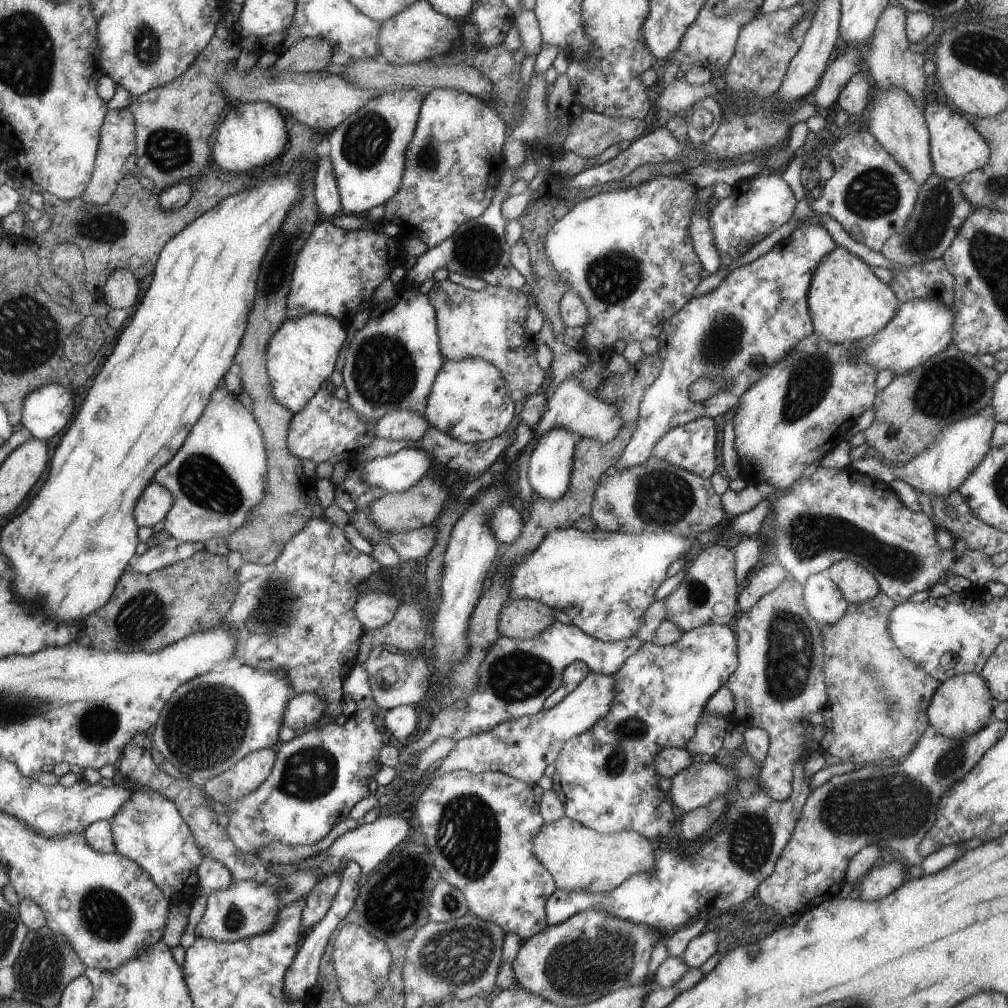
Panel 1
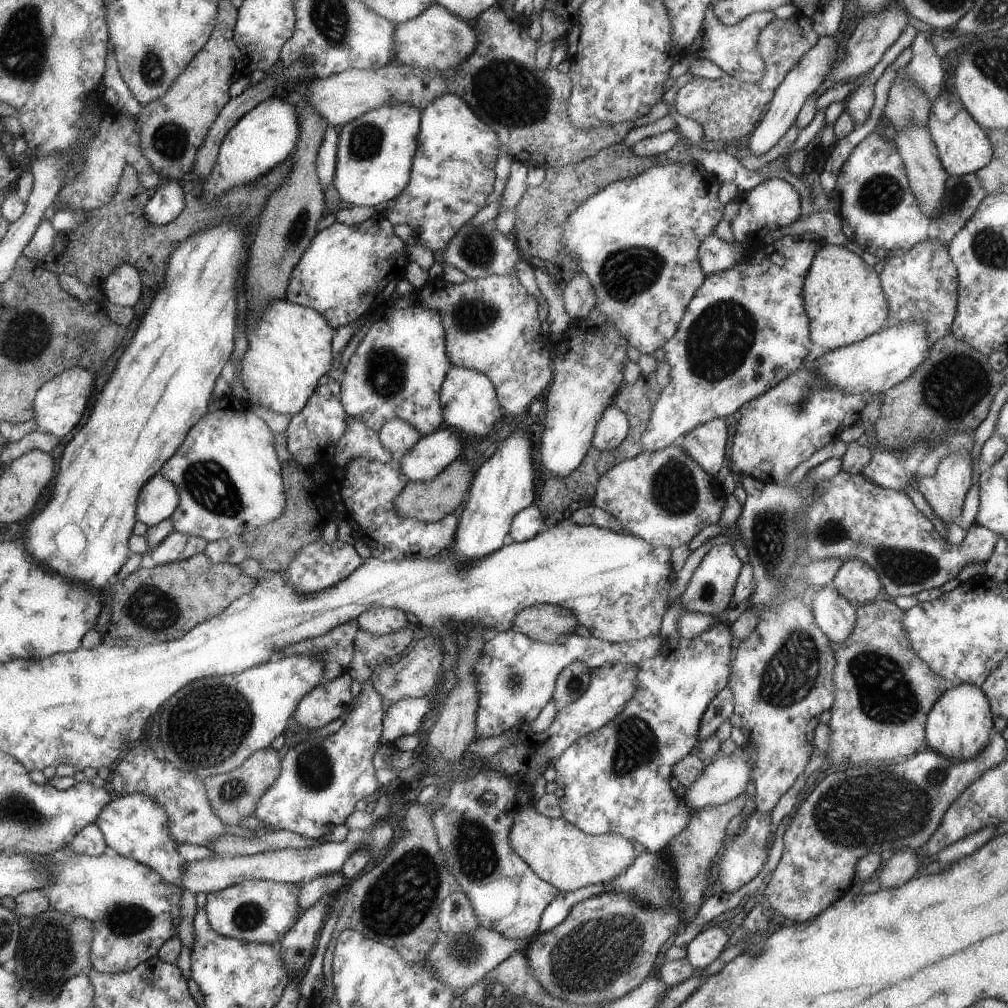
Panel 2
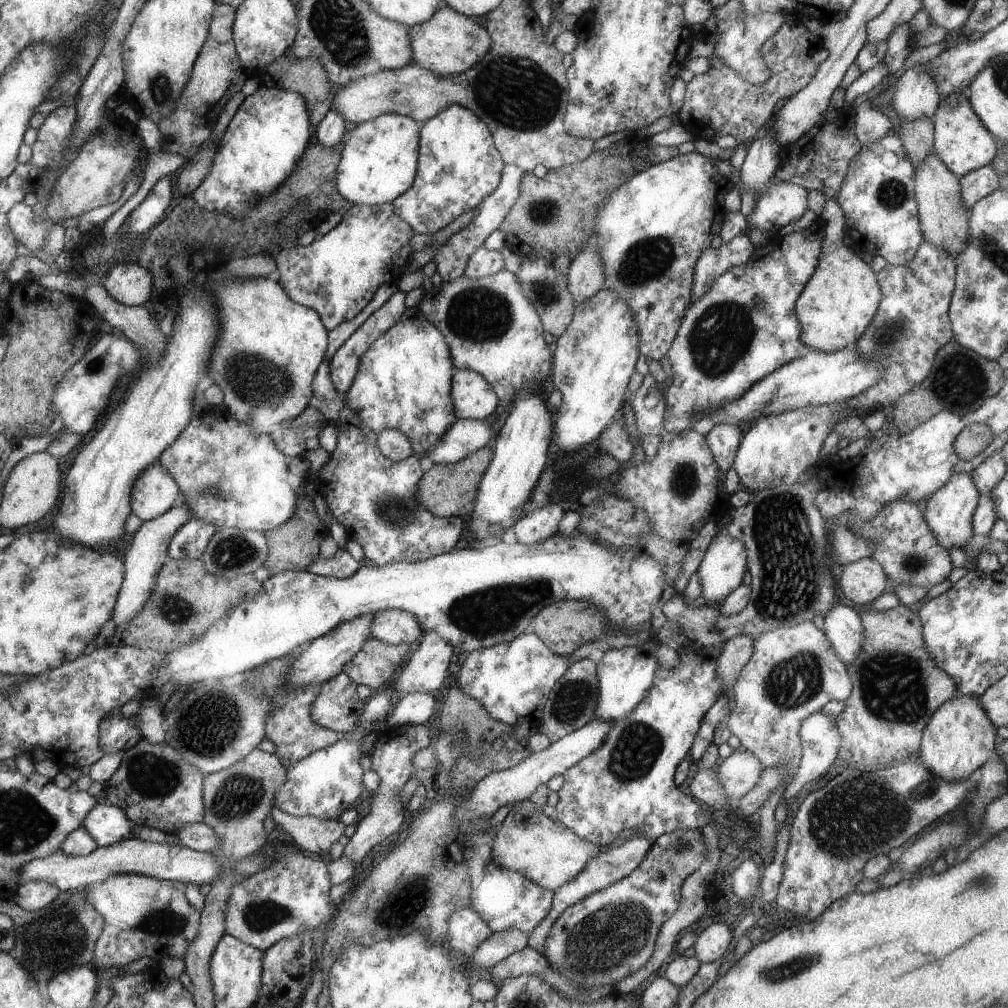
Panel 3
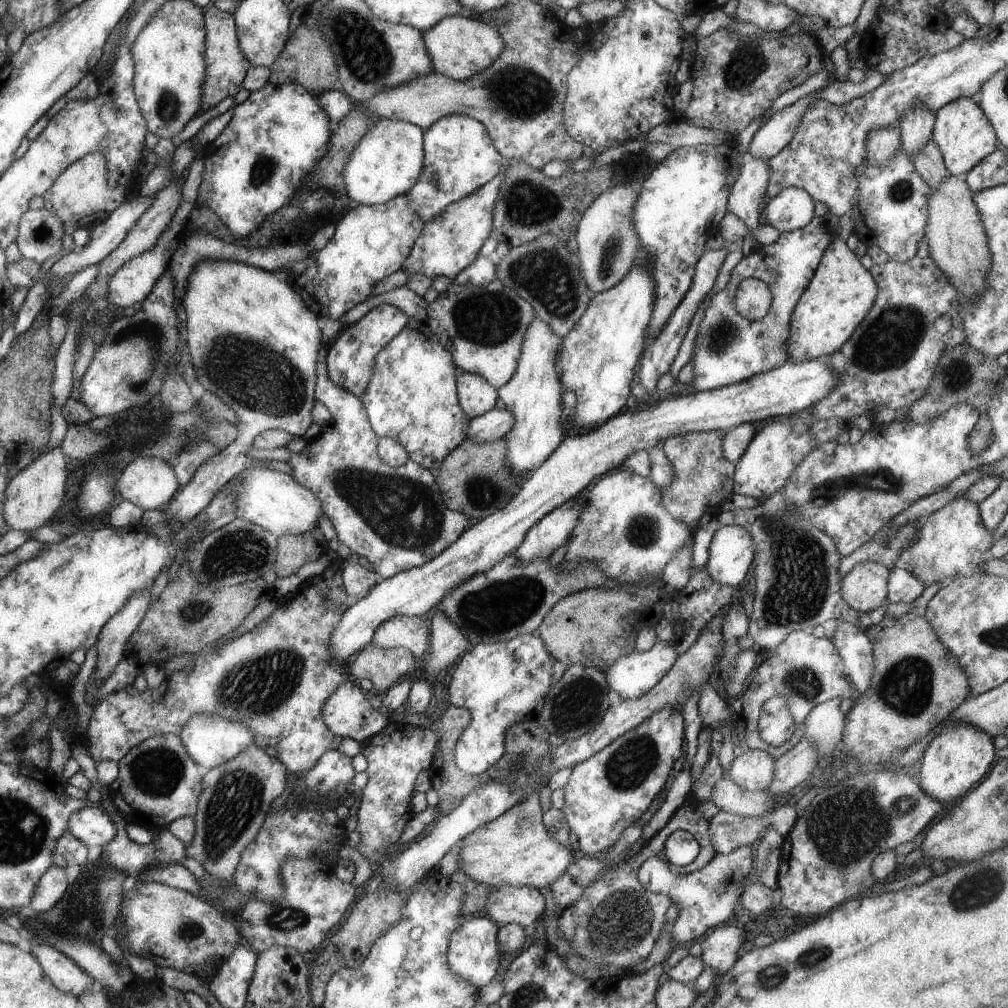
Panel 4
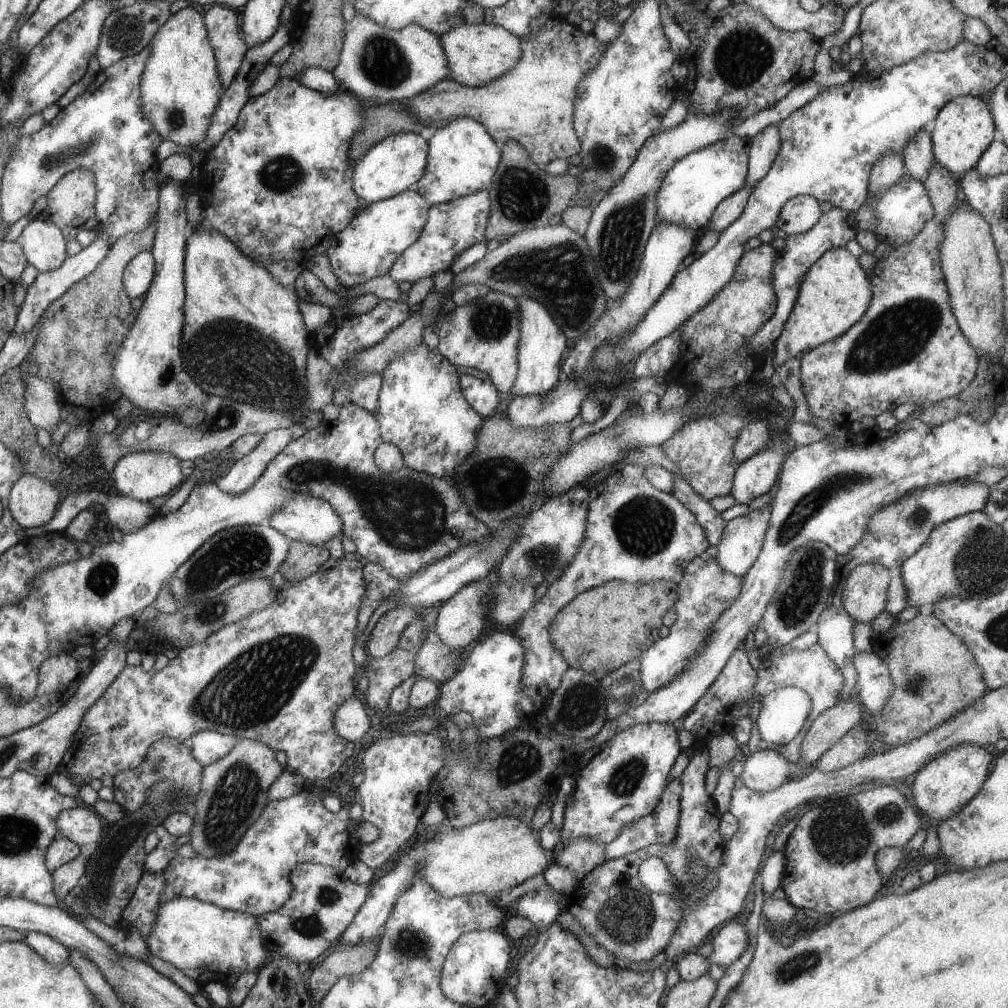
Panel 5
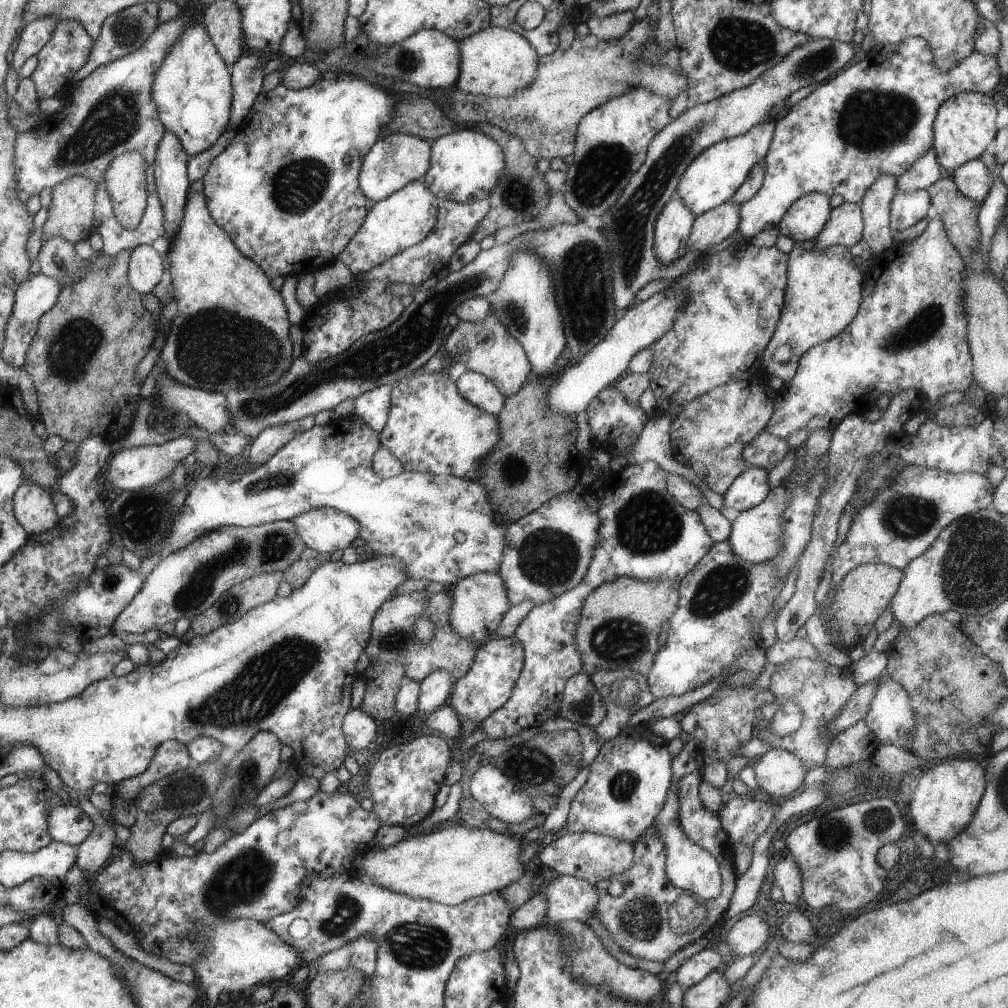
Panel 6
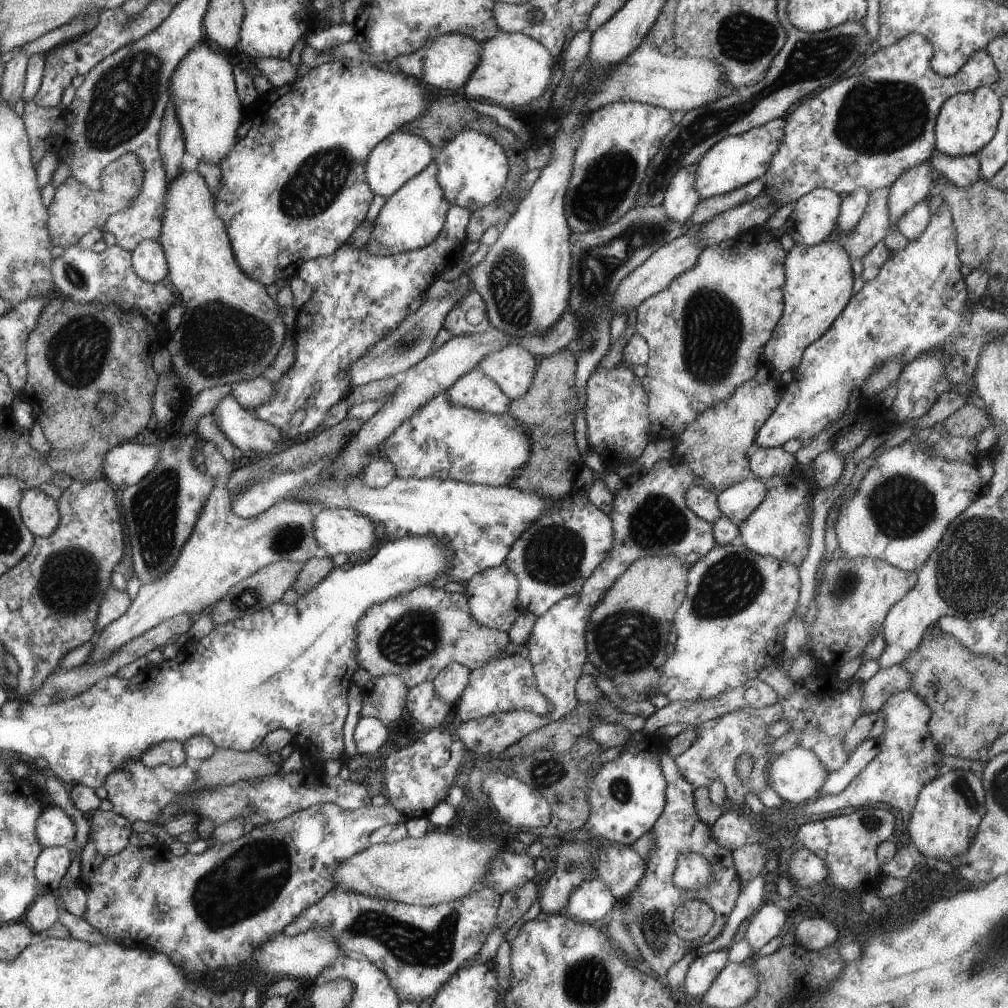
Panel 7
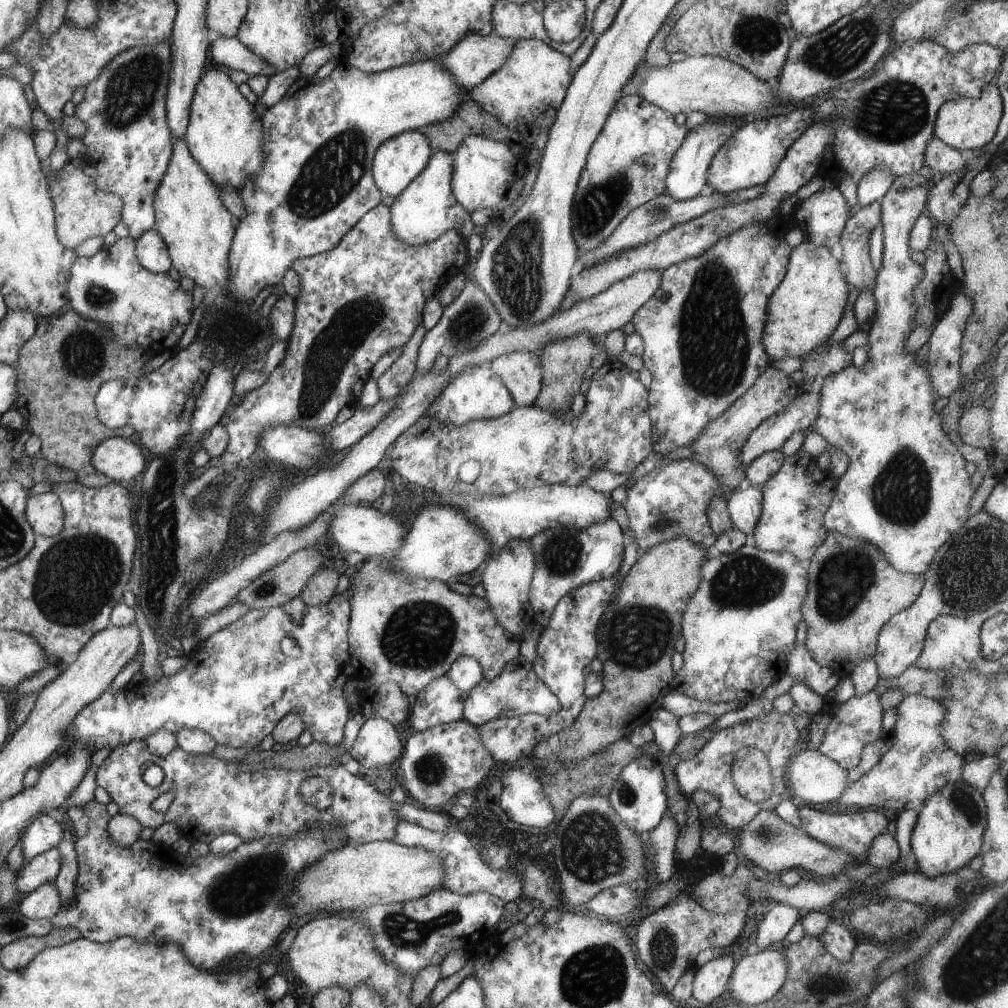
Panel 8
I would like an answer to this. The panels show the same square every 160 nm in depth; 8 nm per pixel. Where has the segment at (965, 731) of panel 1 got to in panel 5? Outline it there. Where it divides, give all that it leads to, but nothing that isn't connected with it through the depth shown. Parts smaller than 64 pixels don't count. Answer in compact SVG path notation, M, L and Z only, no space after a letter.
M958 744L952 746L945 754L937 755L928 765L921 768L912 782L912 794L916 809L925 818L945 820L962 810L980 790L984 780L988 778L988 766L992 762L992 754L976 744Z

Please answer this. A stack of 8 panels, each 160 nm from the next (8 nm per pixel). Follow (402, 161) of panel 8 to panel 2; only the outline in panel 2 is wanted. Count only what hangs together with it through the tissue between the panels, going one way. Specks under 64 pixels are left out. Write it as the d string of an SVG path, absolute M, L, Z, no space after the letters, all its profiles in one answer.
M409 104L384 105L339 128L333 185L346 206L374 206L398 198L411 180L421 110Z

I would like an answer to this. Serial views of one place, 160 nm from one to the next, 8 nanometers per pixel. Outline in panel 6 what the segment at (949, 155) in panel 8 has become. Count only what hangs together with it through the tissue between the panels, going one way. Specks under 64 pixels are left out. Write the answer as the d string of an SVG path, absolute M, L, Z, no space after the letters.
M980 158L966 162L952 174L952 181L956 184L957 190L974 202L984 202L996 182L996 176Z

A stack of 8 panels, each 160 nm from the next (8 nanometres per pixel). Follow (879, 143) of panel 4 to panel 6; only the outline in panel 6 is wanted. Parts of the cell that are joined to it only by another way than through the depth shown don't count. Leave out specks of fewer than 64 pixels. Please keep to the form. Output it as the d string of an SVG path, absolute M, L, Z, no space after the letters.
M880 174L859 203L864 220L862 244L870 248L874 256L894 245L890 202L897 192L897 184L896 176Z

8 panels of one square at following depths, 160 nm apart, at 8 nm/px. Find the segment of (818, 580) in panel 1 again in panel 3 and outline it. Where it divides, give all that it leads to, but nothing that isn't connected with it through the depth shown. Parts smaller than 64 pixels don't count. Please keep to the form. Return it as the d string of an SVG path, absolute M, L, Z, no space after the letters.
M838 602L823 618L824 635L831 643L837 658L848 667L860 655L865 642L861 616L850 606Z

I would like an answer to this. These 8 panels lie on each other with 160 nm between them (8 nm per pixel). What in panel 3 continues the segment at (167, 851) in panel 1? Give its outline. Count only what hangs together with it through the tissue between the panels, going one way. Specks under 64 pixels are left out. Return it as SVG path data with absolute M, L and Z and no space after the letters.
M99 803L87 815L83 828L92 836L99 847L116 845L125 839L133 838L137 831L136 824L127 818L120 807Z

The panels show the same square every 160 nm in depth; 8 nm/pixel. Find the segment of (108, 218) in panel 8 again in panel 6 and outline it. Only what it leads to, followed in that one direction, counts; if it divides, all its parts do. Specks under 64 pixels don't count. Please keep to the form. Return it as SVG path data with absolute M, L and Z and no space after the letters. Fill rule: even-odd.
M138 152L126 153L112 162L104 183L114 200L115 216L127 229L138 226L146 208L147 164ZM79 175L66 178L59 185L55 185L52 188L52 204L48 208L48 221L42 228L42 240L58 236L76 244L80 241L86 241L92 234L95 234L93 218L96 186L98 186L96 182Z

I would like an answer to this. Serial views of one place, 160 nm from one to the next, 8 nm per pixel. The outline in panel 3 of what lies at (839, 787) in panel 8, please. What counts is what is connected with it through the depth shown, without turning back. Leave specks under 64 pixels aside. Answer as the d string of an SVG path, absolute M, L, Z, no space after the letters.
M744 748L734 750L720 764L717 777L725 789L729 802L736 805L754 786L763 774L761 761Z

